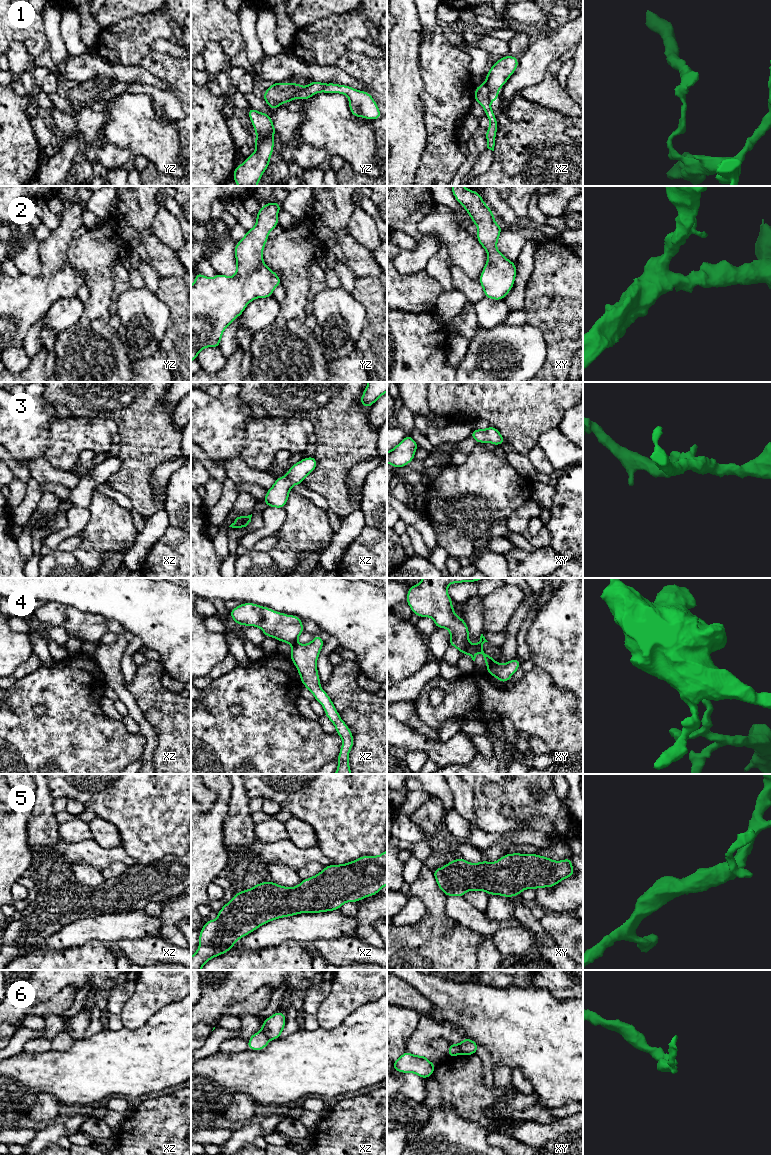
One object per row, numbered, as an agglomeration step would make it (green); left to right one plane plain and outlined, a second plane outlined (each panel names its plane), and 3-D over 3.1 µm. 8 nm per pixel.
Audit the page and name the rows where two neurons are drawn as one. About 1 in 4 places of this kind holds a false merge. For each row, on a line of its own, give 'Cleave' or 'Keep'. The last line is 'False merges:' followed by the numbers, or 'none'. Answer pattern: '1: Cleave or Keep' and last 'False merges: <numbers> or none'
1: Cleave
2: Keep
3: Keep
4: Cleave
5: Keep
6: Cleave
False merges: 1, 4, 6

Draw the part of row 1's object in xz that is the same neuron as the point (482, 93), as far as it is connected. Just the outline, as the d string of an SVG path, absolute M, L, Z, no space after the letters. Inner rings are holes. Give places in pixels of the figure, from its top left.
M486 83L475 87L474 101L479 103L484 108L486 117L490 121L490 125L487 128L485 137L487 141L487 148L494 151L498 123L490 105L490 90Z

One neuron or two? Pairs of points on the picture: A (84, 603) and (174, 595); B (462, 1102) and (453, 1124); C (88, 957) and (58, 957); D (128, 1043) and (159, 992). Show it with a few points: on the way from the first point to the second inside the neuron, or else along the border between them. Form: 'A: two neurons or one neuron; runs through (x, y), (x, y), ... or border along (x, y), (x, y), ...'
A: one neuron; runs through (106, 599), (152, 599)
B: two neurons; border along (435, 1106), (448, 1106), (460, 1117), (479, 1124)
C: one neuron; runs through (81, 958), (65, 958)
D: two neurons; border along (156, 1012), (142, 1025), (133, 1029), (124, 1028)

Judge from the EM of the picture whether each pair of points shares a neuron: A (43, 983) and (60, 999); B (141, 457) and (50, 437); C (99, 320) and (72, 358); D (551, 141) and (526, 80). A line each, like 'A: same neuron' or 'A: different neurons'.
A: different neurons
B: different neurons
C: same neuron
D: different neurons

